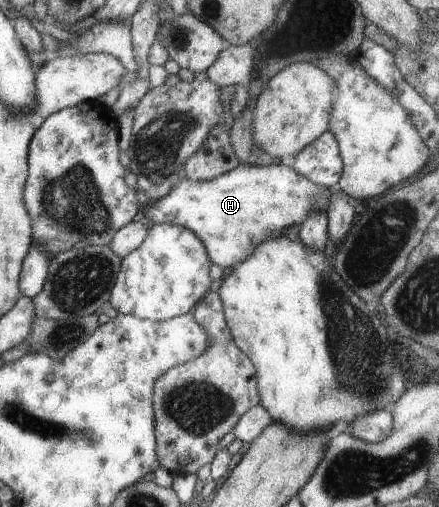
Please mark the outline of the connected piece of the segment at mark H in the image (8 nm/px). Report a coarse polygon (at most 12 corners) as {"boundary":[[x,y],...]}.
{"boundary":[[281,163],[182,176],[138,218],[191,230],[231,268],[327,212]]}

